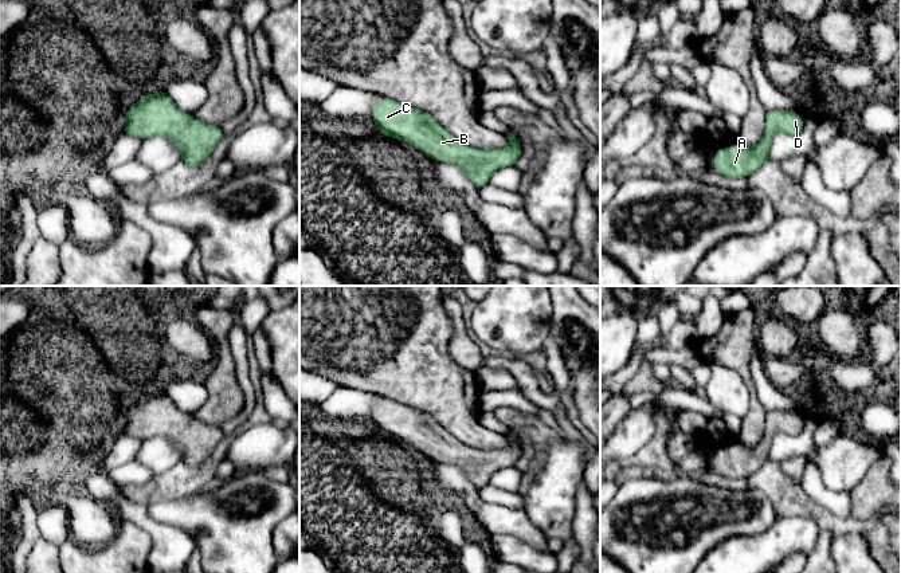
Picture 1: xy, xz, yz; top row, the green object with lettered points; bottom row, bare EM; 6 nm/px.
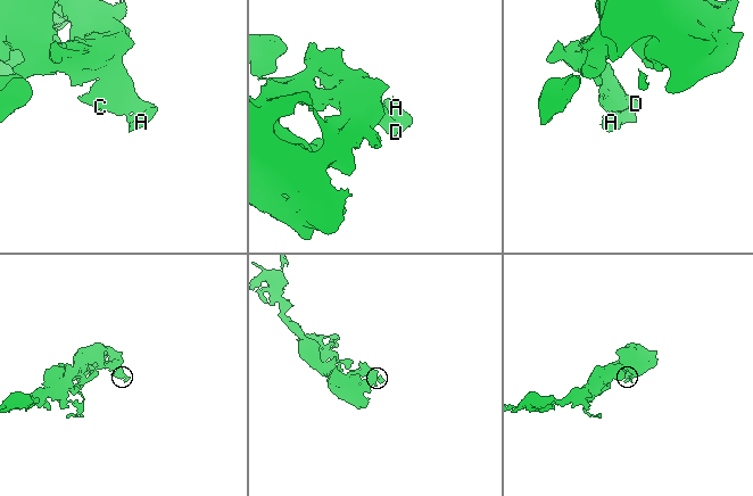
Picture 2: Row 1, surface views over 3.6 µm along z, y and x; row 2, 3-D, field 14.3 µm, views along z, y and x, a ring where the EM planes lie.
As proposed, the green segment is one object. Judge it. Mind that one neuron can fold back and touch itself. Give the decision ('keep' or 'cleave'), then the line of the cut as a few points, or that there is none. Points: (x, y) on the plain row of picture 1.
keep; cut none

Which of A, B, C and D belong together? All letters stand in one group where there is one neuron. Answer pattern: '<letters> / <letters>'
A B C D

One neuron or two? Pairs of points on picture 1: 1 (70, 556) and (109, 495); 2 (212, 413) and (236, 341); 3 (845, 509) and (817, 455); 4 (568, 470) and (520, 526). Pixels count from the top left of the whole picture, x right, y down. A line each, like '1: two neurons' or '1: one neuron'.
1: two neurons
2: two neurons
3: two neurons
4: two neurons

